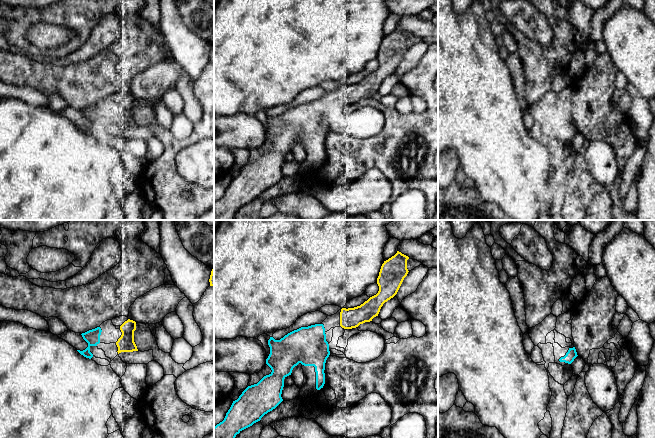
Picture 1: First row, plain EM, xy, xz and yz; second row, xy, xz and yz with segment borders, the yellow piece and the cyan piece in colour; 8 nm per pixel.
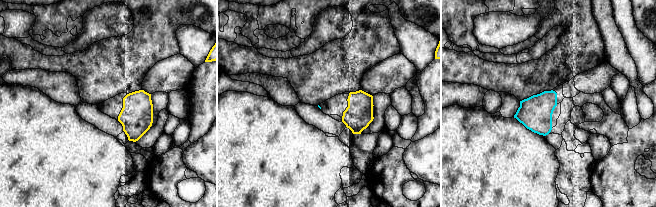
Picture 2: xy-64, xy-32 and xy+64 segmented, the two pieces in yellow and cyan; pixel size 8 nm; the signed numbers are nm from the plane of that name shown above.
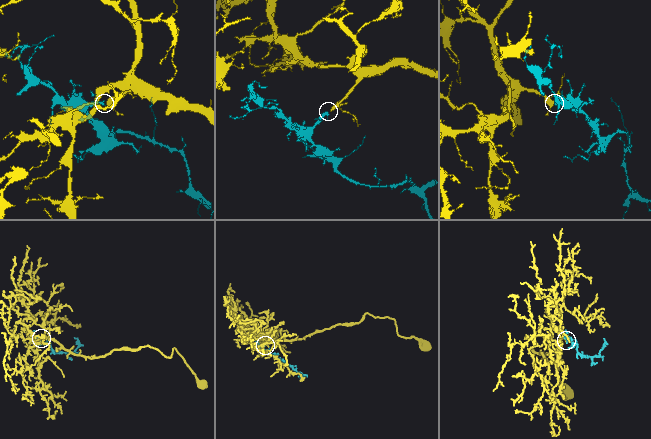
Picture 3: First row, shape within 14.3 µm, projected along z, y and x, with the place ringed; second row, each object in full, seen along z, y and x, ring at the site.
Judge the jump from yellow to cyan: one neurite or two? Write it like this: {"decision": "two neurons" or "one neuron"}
{"decision": "one neuron"}

